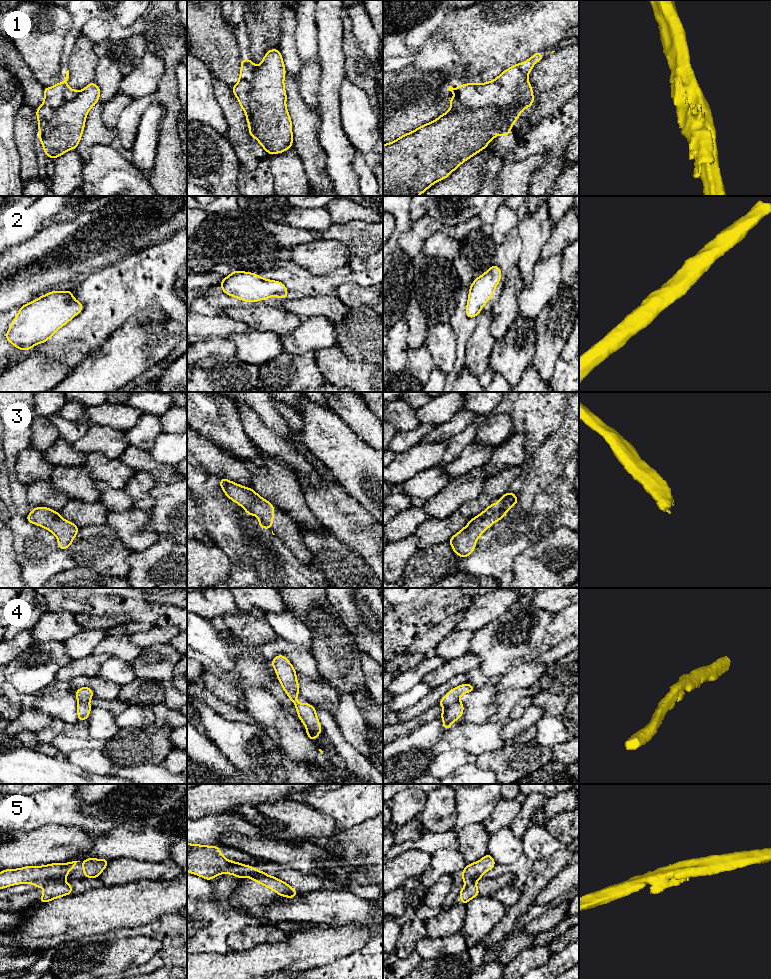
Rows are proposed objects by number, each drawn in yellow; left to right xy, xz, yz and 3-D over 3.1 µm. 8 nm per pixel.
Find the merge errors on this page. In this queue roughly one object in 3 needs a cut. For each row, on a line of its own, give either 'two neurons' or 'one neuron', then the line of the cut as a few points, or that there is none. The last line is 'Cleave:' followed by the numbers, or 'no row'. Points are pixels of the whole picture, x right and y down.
1: two neurons | yz (511, 108), (487, 105), (460, 112), (452, 112), (436, 119)
2: one neuron | no cut
3: one neuron | no cut
4: one neuron | no cut
5: two neurons | xy (62, 881), (52, 881), (44, 888)
Cleave: 1, 5

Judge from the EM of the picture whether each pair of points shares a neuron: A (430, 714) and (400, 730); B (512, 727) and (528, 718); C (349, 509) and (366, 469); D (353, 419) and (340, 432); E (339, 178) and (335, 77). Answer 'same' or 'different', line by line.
A: same
B: same
C: different
D: different
E: same

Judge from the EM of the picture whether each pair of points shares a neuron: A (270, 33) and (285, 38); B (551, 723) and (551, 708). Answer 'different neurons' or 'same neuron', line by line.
A: different neurons
B: different neurons

